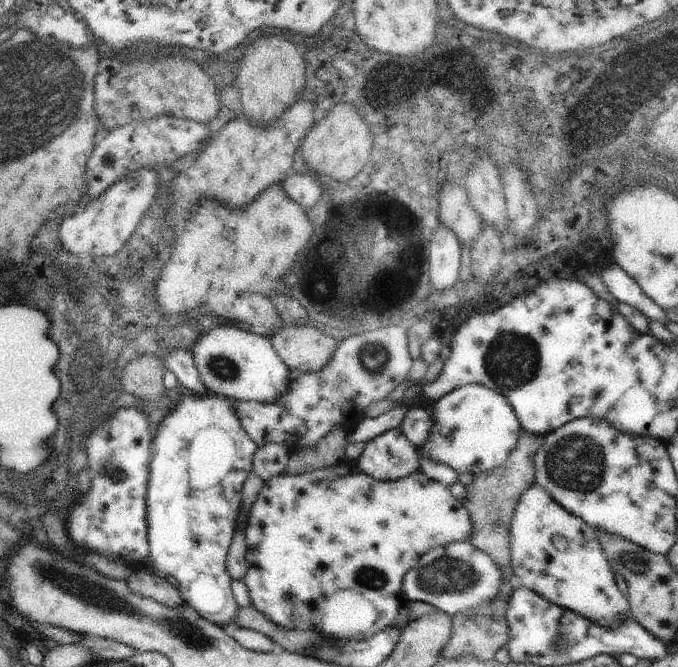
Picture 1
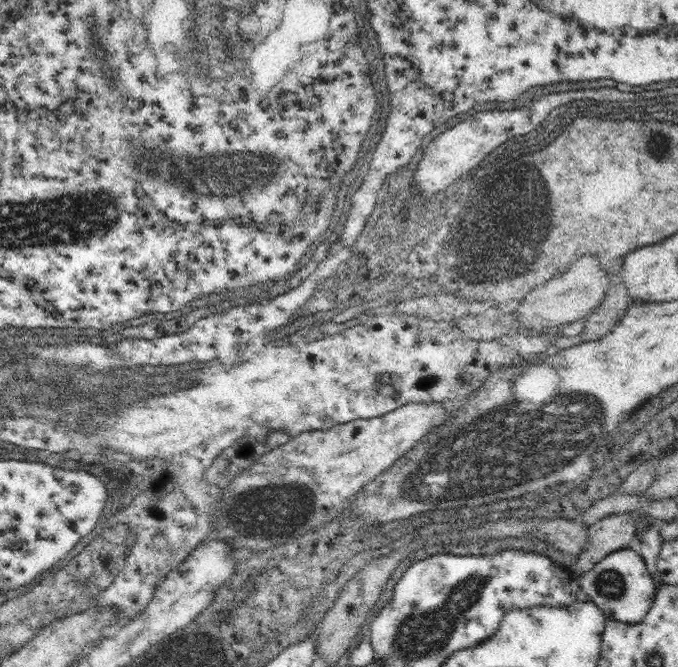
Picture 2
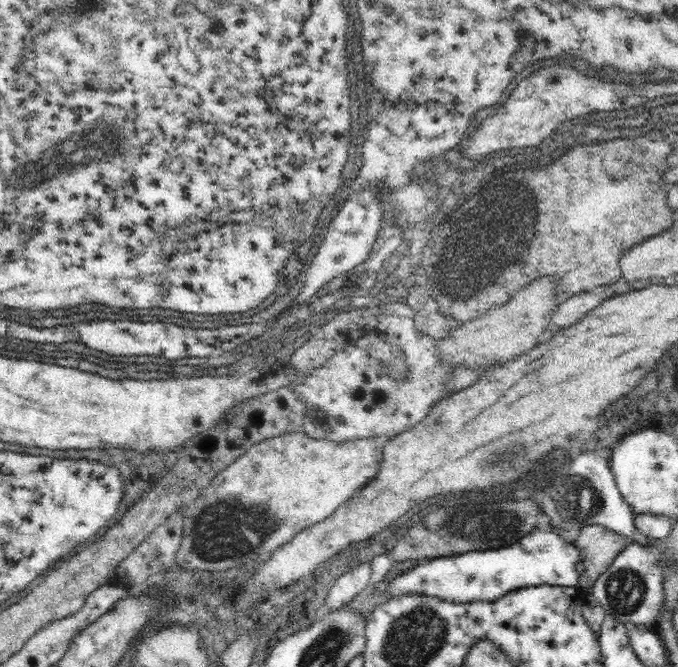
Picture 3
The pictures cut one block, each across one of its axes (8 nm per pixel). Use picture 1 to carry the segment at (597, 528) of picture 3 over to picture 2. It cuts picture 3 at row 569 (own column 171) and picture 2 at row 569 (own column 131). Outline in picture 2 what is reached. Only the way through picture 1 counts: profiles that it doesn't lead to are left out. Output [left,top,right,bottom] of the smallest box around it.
[572,514,638,580]

